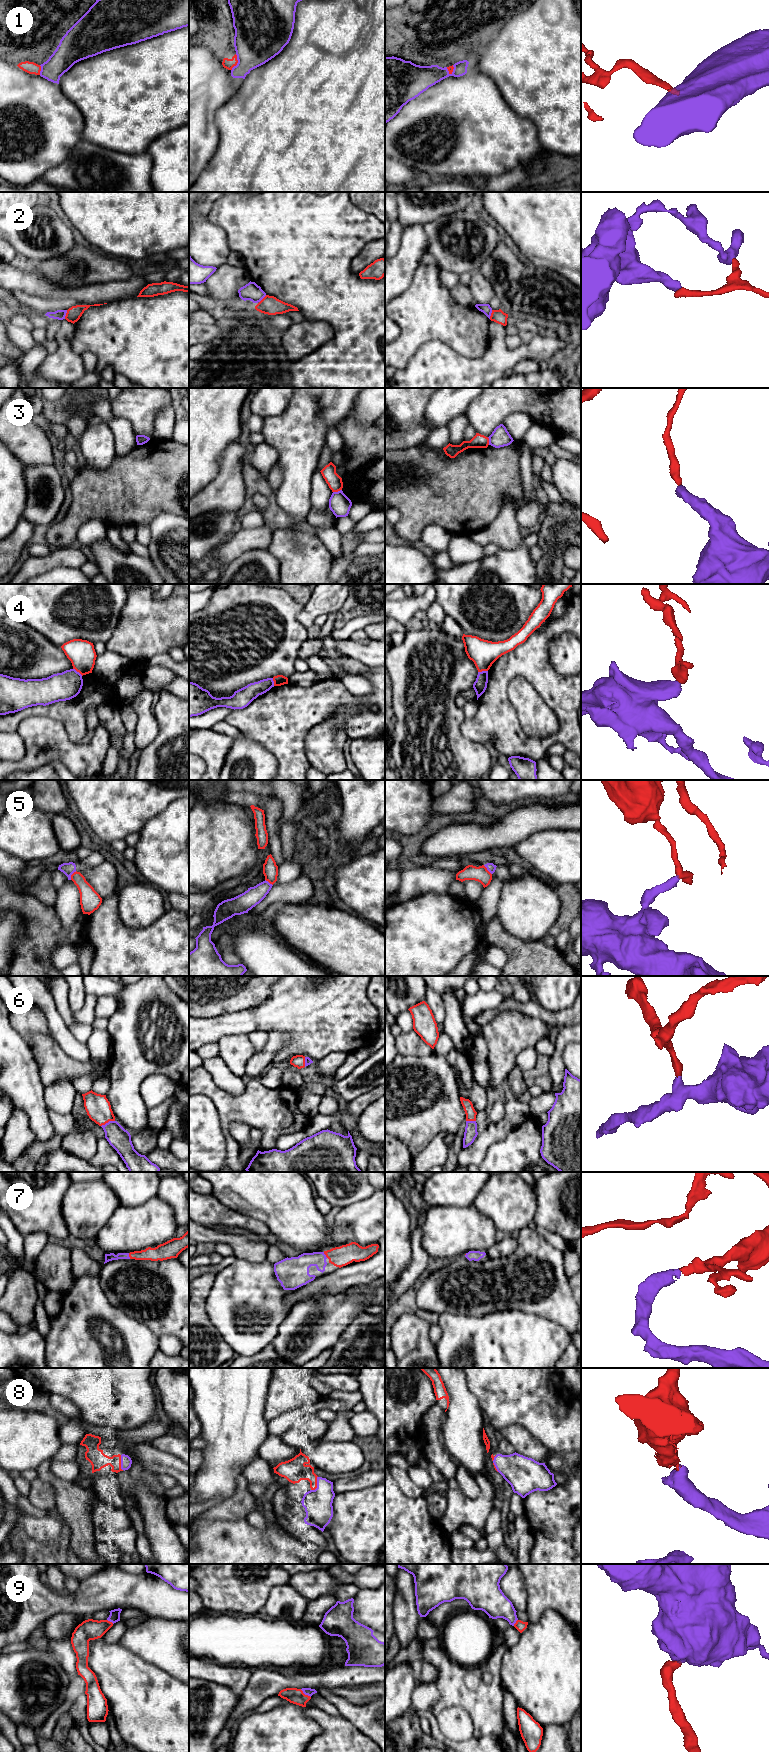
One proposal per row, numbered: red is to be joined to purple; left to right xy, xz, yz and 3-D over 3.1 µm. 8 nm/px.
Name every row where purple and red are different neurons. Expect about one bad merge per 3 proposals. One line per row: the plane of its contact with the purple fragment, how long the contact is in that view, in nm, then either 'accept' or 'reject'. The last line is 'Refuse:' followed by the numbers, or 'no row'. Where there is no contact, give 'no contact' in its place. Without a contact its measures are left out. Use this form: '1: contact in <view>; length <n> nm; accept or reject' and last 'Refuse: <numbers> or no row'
1: contact in xz; length 140 nm; reject
2: contact in xy; length 80 nm; reject
3: contact in xz; length 80 nm; reject
4: contact in yz; length 80 nm; reject
5: contact in xy; length 90 nm; reject
6: contact in xy; length 120 nm; accept
7: contact in xy; length 50 nm; accept
8: contact in xz; length 130 nm; accept
9: contact in xz; length 110 nm; accept
Refuse: 1, 2, 3, 4, 5

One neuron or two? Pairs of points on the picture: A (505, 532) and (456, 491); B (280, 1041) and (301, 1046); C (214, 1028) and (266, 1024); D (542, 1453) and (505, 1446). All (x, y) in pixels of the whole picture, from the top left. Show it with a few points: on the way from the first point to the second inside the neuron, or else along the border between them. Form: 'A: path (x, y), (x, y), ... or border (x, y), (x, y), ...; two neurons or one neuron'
A: border (501, 505), (498, 515), (487, 526), (473, 534); two neurons
B: border (288, 1032), (290, 1041), (278, 1050), (273, 1060); two neurons
C: path (227, 1024), (253, 1024); one neuron
D: border (503, 1437), (515, 1451); two neurons

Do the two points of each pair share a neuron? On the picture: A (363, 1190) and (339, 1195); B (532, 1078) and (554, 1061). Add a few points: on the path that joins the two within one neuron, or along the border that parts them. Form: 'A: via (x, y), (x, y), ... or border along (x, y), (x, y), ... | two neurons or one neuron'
A: via (357, 1190), (345, 1190) | one neuron
B: border along (548, 1058), (551, 1089) | two neurons

